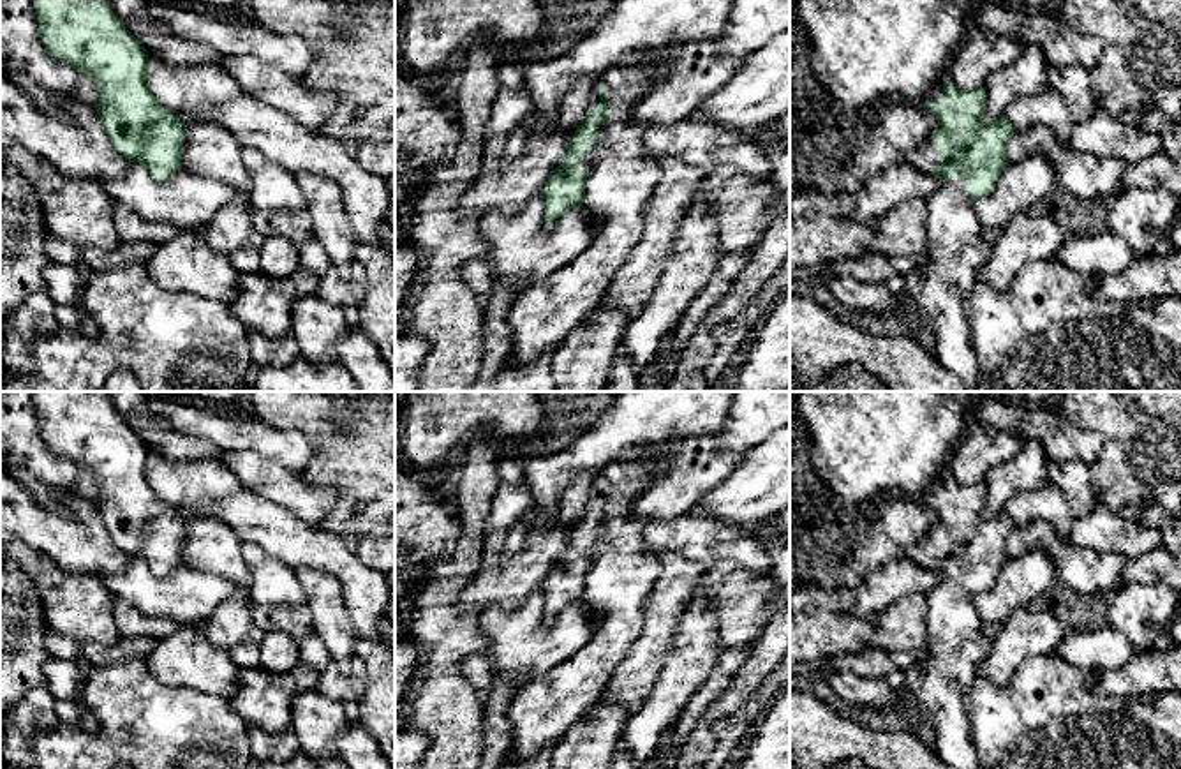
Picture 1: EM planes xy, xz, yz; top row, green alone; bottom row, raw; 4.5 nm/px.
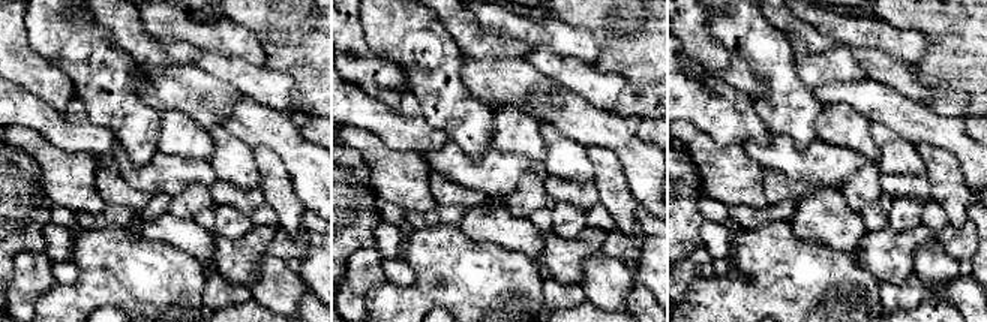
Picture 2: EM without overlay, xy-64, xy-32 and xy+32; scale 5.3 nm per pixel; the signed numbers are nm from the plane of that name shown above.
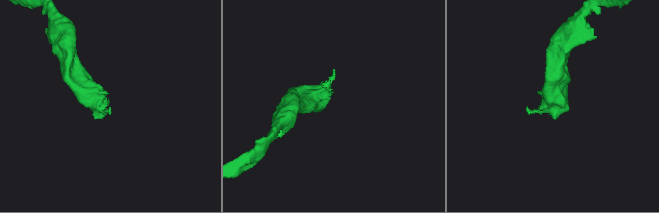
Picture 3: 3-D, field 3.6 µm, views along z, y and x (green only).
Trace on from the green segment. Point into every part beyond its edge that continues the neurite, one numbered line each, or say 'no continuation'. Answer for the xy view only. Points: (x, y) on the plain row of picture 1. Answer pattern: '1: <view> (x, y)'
no continuation

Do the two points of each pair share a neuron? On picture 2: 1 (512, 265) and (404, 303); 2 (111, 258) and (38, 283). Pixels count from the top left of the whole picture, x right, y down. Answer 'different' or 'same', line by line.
1: same
2: different

